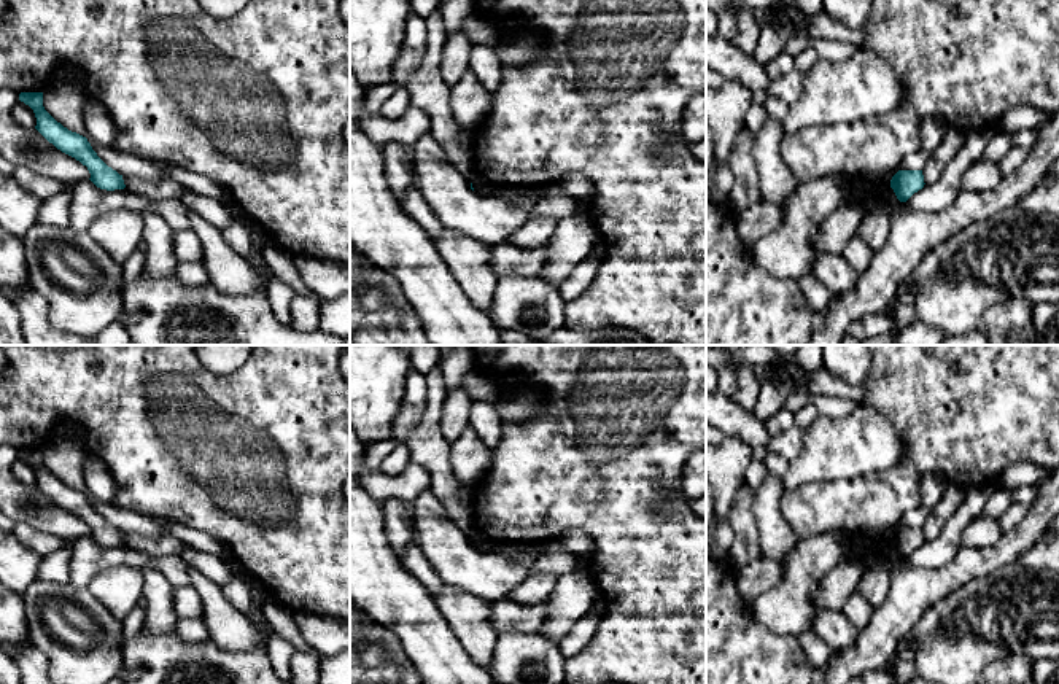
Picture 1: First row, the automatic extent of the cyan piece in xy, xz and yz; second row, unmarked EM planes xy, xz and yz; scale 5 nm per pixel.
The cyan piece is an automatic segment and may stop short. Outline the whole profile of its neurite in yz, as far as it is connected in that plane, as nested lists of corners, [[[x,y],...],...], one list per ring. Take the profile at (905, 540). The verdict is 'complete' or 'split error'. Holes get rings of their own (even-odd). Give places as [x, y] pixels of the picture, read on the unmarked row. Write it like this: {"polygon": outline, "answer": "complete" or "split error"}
{"polygon": [[[898,527],[890,536],[890,544],[900,558],[906,558],[924,541],[922,527]]], "answer": "complete"}

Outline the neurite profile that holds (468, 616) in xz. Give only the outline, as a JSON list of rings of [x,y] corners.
[[[444,585],[434,601],[471,660],[490,670],[498,636],[490,622],[491,601],[452,585]]]

